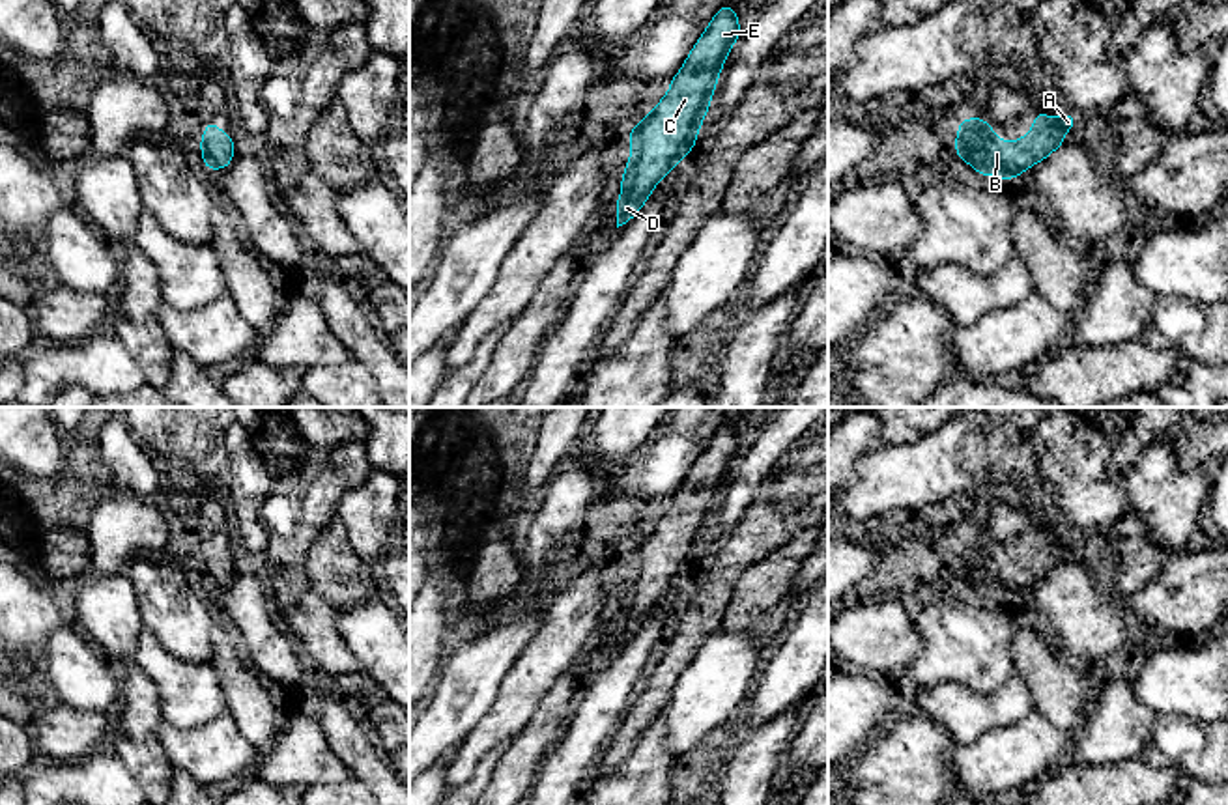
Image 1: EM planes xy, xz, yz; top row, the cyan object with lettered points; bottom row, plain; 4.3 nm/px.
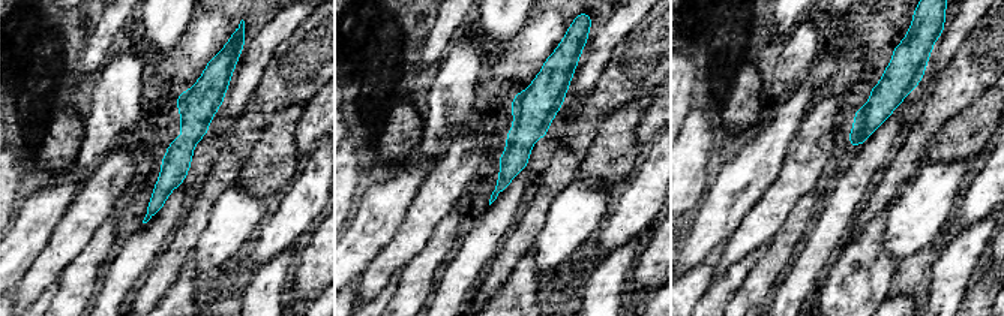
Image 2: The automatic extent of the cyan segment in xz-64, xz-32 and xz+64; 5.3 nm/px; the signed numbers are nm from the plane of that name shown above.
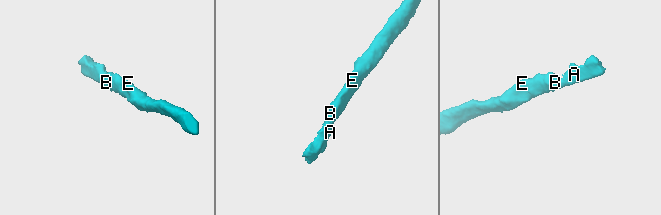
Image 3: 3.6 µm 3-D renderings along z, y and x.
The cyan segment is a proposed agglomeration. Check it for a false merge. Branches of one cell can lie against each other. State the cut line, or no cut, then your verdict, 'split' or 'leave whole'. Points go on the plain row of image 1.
no cut; leave whole

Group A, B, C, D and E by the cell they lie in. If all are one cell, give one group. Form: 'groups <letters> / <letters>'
groups A B C D E

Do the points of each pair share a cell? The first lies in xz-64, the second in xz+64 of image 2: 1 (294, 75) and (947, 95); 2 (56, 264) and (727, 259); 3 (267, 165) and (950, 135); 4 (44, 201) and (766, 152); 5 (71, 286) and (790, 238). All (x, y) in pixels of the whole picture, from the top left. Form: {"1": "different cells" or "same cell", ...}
{"1": "same cell", "2": "same cell", "3": "same cell", "4": "same cell", "5": "same cell"}

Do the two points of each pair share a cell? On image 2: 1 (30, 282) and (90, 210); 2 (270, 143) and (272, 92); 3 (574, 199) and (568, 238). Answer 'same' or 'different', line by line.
1: same
2: different
3: same

